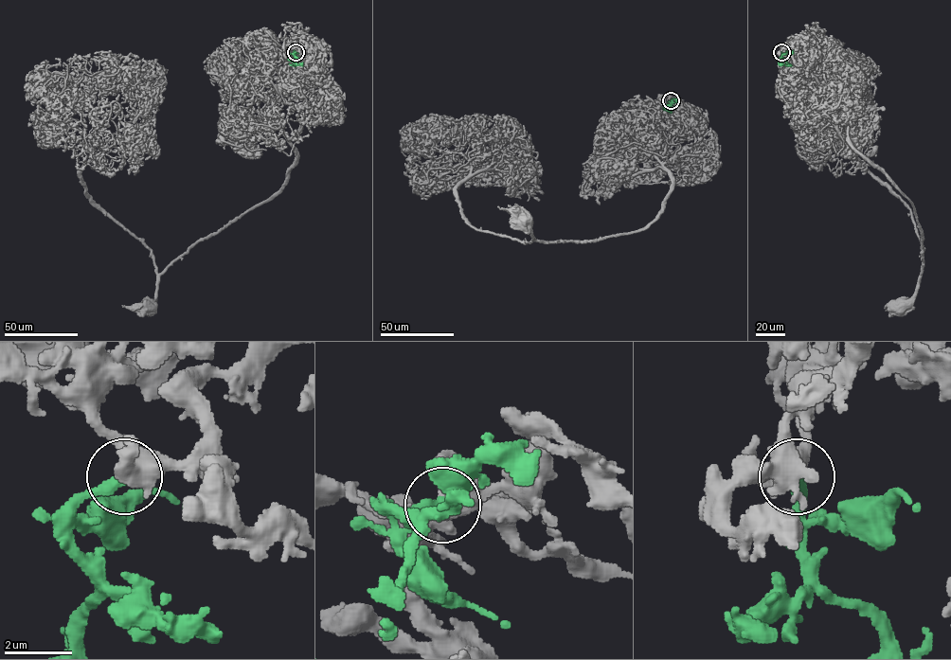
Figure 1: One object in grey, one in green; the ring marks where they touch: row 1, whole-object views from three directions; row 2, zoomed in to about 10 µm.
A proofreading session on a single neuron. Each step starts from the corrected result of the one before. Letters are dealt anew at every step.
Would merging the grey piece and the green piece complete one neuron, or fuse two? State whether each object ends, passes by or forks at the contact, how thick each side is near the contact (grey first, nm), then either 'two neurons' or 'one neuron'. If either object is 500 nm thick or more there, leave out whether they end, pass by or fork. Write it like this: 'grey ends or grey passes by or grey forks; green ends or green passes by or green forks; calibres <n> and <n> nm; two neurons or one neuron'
grey forks; green ends; calibres 420 and 360 nm; one neuron

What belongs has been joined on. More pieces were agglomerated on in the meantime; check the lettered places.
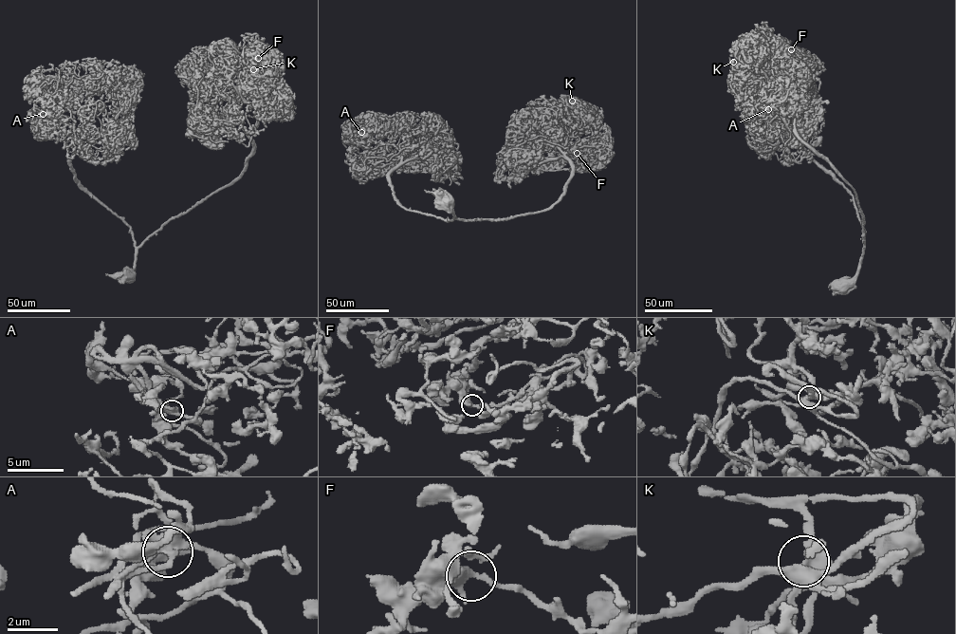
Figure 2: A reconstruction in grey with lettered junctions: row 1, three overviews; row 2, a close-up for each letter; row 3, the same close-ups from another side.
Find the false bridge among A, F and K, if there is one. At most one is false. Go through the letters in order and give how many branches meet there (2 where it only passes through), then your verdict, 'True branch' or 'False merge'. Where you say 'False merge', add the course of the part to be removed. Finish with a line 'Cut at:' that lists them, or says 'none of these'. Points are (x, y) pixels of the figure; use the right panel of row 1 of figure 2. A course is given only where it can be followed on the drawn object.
A: Branches: 4. True branch
F: Branches: 3. True branch
K: Branches: 5. True branch
Cut at: none of these

